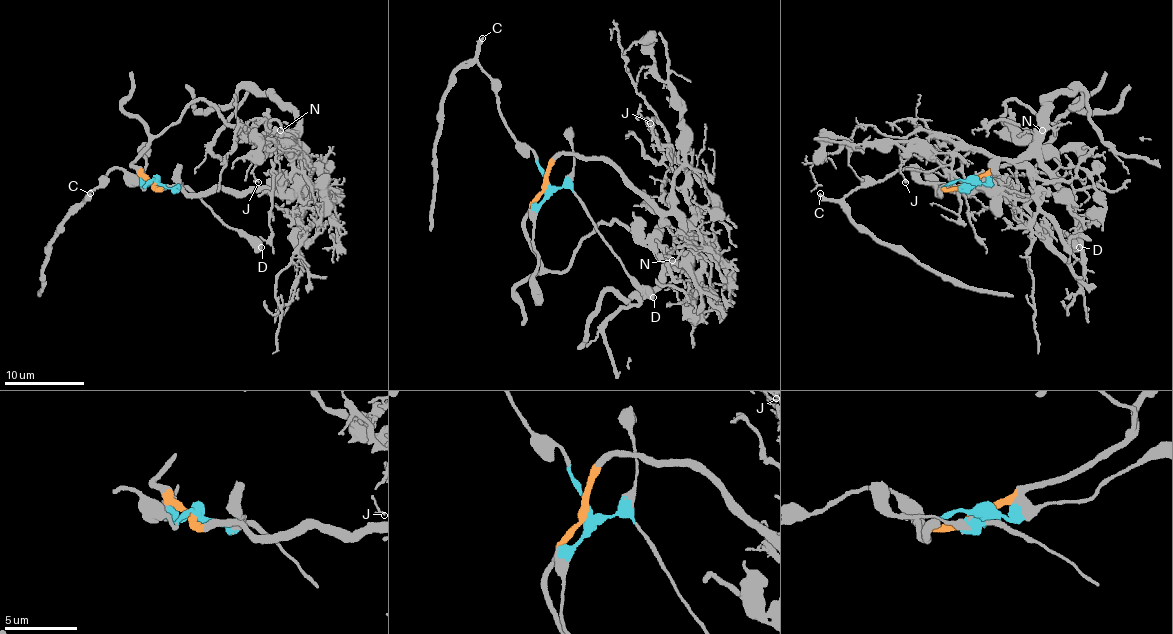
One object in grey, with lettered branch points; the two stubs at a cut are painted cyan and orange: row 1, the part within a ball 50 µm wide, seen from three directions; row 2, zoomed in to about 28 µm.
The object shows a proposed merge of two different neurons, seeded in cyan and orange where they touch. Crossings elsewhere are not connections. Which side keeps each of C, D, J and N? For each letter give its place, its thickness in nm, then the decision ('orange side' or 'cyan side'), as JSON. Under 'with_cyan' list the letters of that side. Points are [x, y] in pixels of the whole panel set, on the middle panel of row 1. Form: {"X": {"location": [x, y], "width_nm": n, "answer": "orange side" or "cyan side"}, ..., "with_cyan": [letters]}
{"C": {"location": [482, 38], "width_nm": 400, "answer": "cyan side"}, "D": {"location": [653, 297], "width_nm": 700, "answer": "cyan side"}, "J": {"location": [650, 123], "width_nm": 150, "answer": "orange side"}, "N": {"location": [672, 260], "width_nm": 110, "answer": "orange side"}, "with_cyan": ["C", "D"]}

